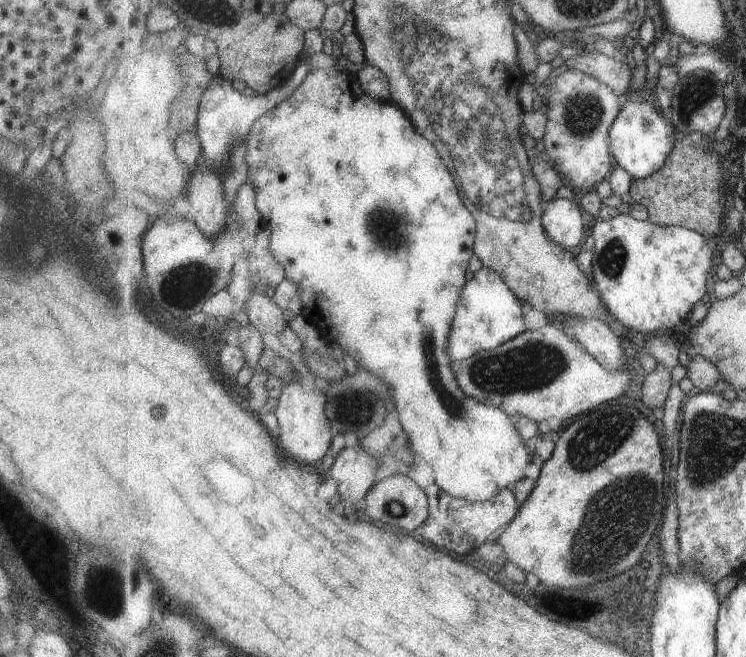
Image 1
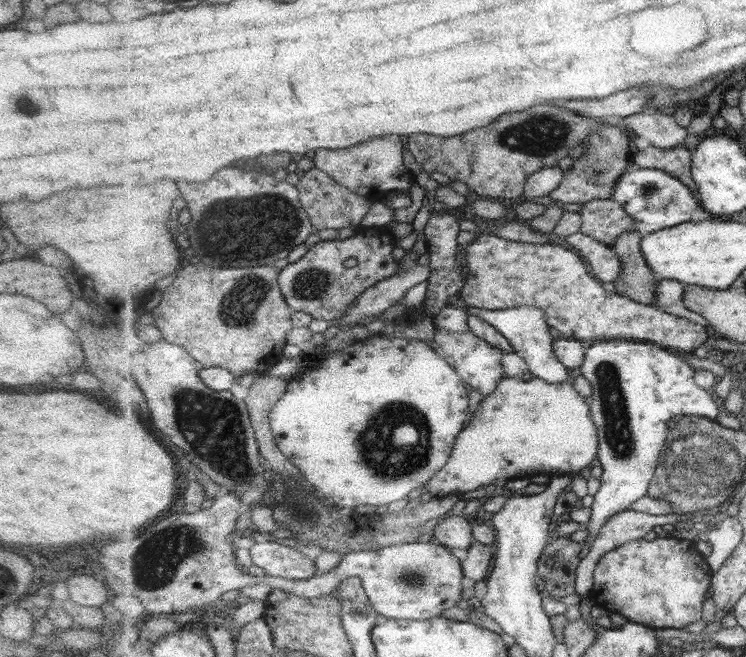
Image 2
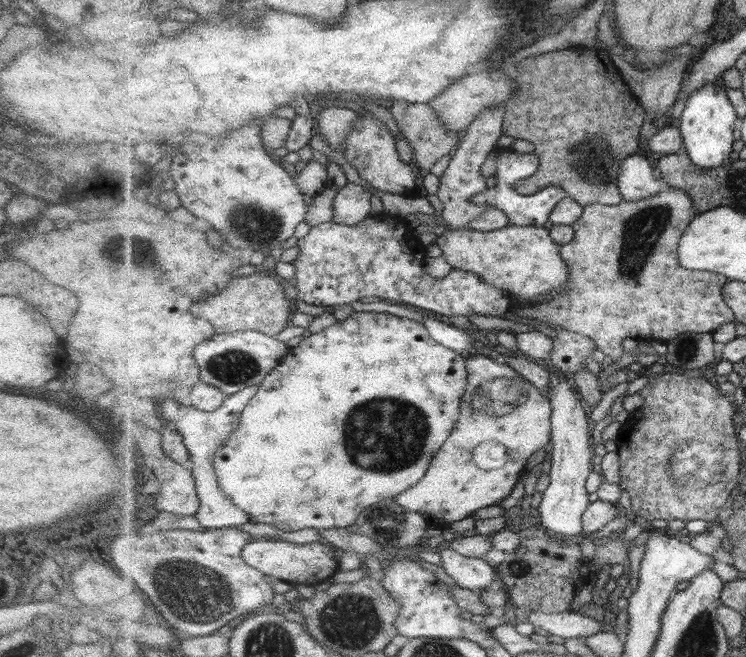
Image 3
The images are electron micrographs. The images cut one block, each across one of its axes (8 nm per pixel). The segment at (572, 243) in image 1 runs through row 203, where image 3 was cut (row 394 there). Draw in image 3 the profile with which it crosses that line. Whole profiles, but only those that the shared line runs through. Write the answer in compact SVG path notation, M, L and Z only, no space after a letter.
M558 374L557 377L552 384L554 388L547 394L552 403L551 485L544 492L539 512L544 529L559 537L572 538L575 534L581 534L584 531L583 515L593 500L585 484L587 484L591 470L596 470L596 468L591 463L593 445L591 436L589 436L590 418L587 418L587 412L581 404L581 399L575 396L577 391L572 381L562 374Z

